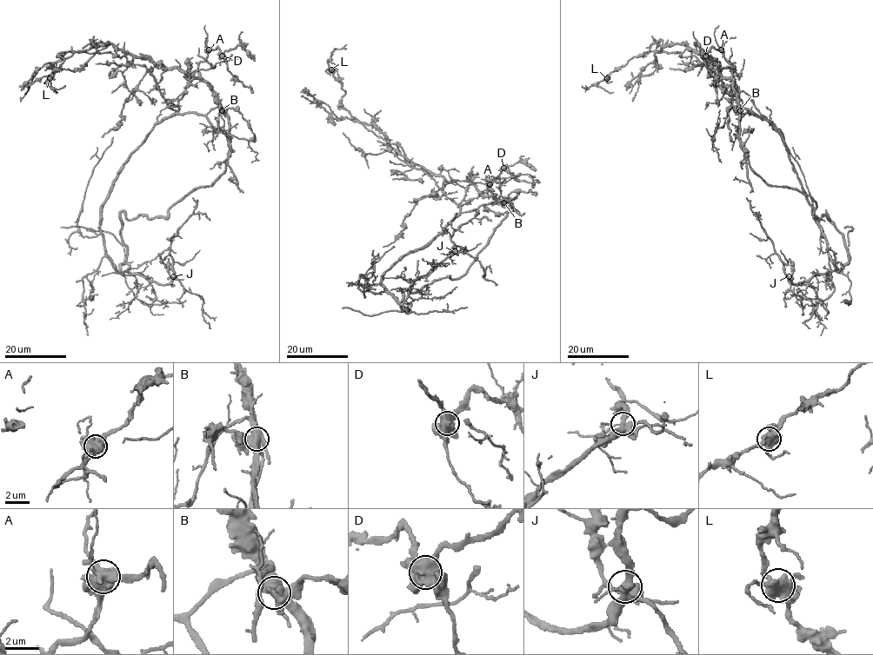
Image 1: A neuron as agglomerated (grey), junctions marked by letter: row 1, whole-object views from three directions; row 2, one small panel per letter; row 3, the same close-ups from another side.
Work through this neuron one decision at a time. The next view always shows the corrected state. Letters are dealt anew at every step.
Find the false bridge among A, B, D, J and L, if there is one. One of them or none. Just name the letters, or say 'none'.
none

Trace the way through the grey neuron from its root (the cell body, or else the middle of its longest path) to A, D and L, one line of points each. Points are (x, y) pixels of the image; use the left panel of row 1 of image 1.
A: (137, 147), (155, 125), (178, 109), (187, 82), (198, 76), (198, 65), (207, 56), (208, 49)
D: (137, 147), (155, 125), (178, 109), (187, 82), (198, 76), (198, 65), (207, 53), (218, 48), (222, 56)
L: (137, 147), (155, 125), (178, 109), (144, 66), (109, 52), (67, 51), (61, 53), (63, 61), (49, 78)

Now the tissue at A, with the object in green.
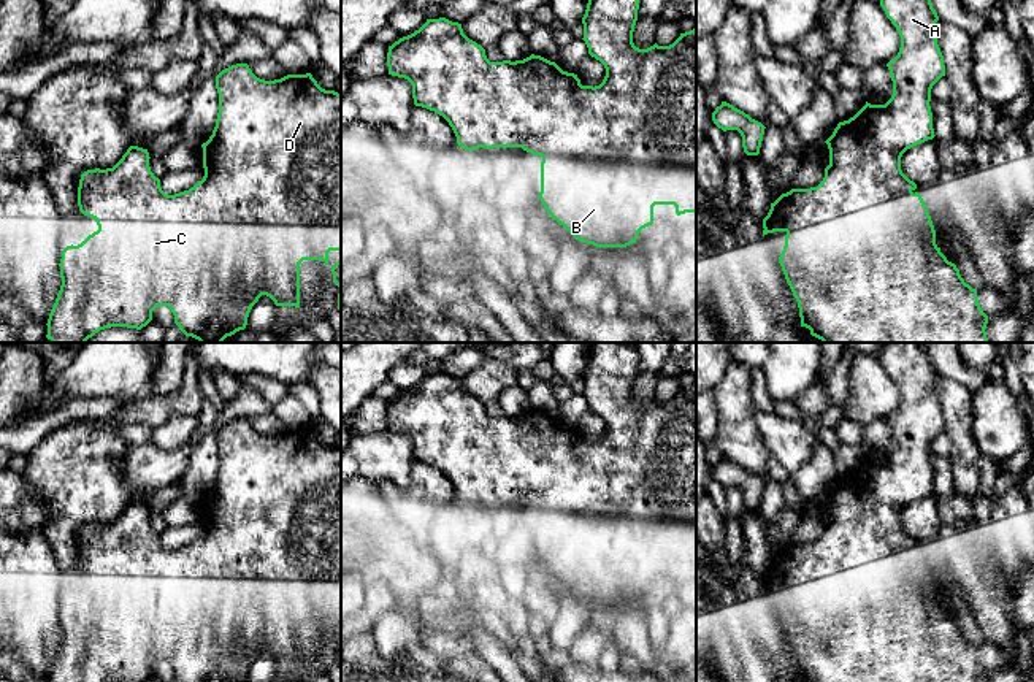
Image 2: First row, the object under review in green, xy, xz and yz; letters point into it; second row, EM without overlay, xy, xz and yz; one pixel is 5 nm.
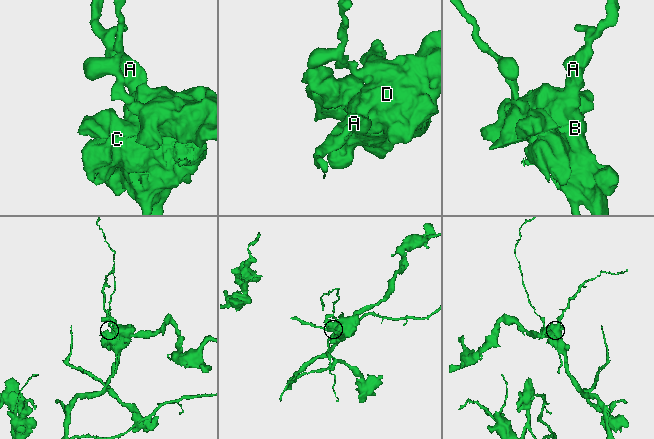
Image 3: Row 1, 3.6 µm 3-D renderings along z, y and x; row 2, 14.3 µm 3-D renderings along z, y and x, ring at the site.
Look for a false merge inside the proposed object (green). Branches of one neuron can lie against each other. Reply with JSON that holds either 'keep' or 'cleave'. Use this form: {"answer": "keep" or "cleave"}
{"answer": "keep"}

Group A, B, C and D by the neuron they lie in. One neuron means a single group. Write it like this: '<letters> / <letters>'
A B C D

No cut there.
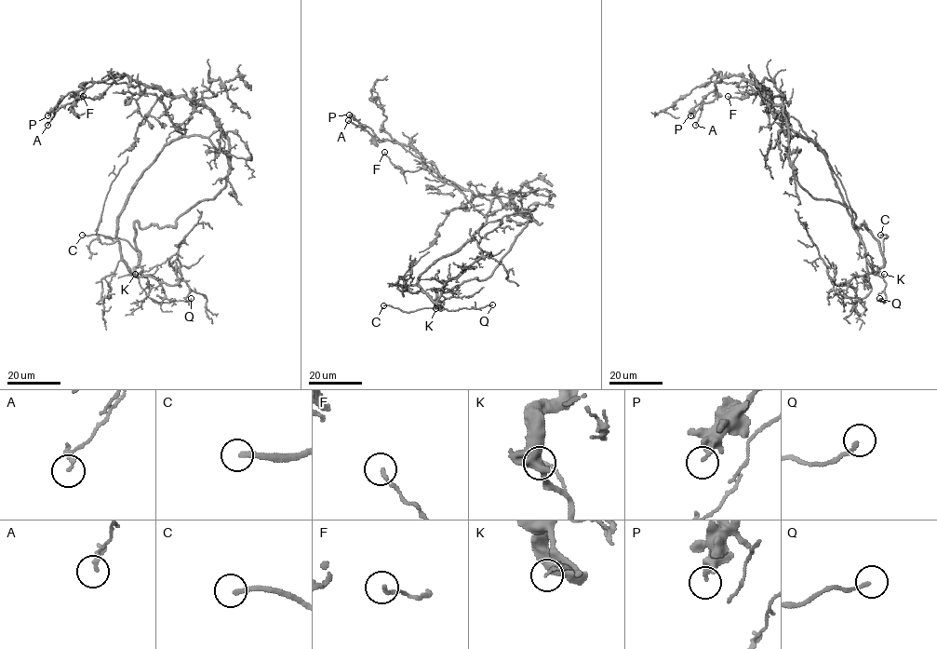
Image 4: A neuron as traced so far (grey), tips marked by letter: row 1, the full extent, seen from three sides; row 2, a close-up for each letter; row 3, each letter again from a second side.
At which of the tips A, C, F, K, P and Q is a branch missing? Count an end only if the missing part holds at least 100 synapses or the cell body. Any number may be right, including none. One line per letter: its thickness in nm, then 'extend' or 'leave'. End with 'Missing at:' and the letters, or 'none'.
A: calibre 150 nm; leave
C: calibre 220 nm; extend
F: calibre 150 nm; leave
K: calibre 110 nm; leave
P: calibre 240 nm; leave
Q: calibre 170 nm; leave
Missing at: C

